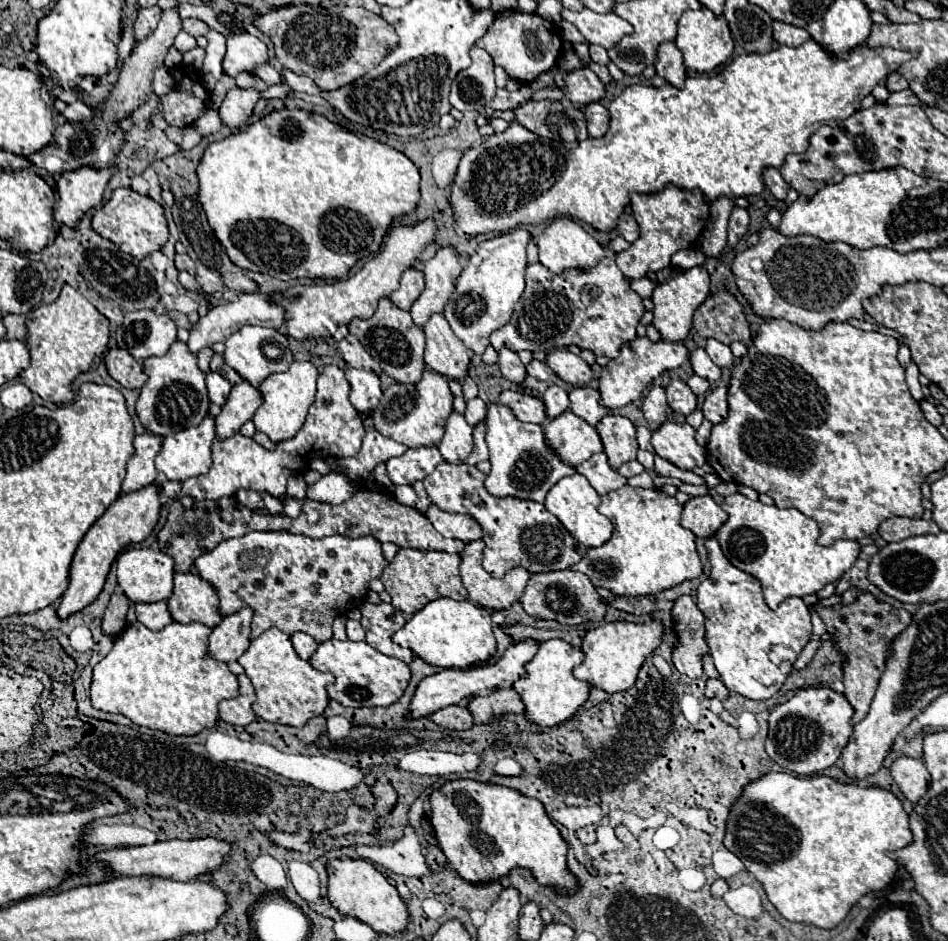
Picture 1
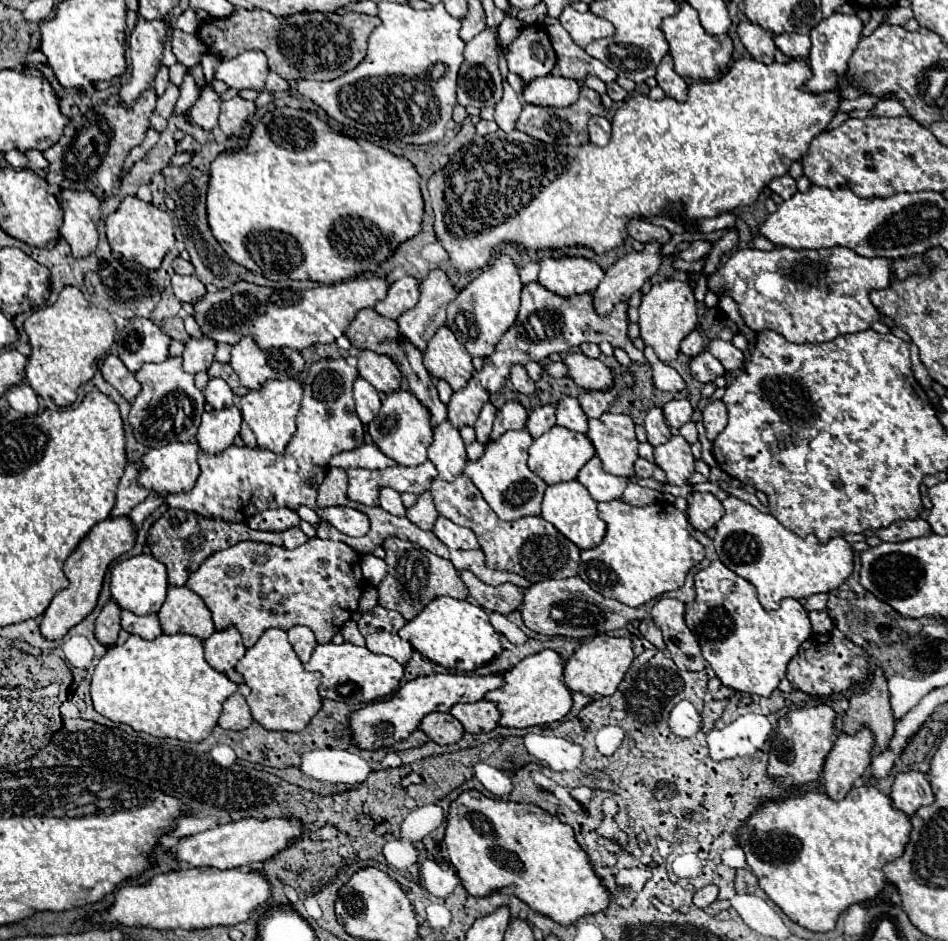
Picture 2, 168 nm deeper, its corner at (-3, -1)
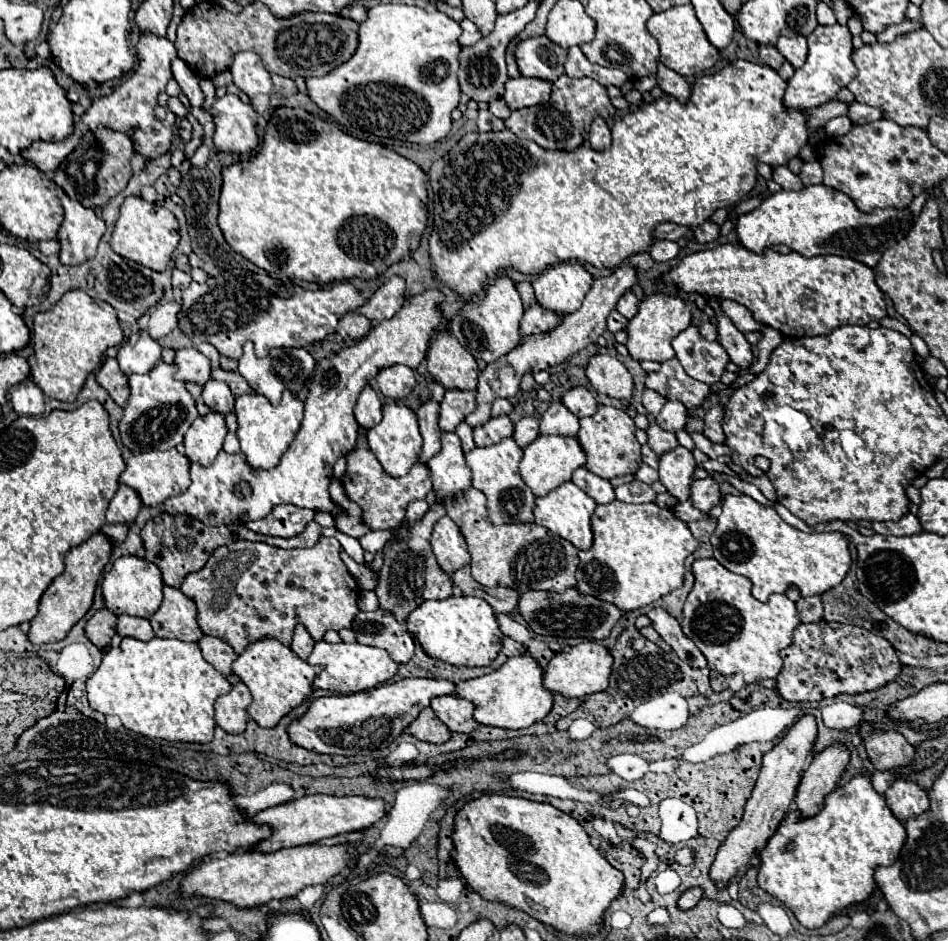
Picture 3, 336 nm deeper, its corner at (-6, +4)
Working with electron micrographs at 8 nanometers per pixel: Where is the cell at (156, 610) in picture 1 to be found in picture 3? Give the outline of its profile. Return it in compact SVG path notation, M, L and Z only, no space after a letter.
M119 615L117 633L123 635L123 637L135 637L135 639L141 639L141 641L151 641L155 637L149 619L131 617L131 615Z

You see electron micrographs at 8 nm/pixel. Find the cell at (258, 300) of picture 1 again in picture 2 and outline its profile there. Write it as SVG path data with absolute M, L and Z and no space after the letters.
M202 336L202 338L190 338L184 346L184 370L190 372L190 374L198 374L202 370L208 370L212 360L214 360L214 348L216 348L216 342L208 336Z

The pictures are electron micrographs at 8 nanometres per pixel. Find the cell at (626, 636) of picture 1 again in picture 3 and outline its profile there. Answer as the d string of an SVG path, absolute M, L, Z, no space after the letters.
M583 641L575 647L563 649L555 659L551 659L549 667L545 669L543 685L553 691L567 697L585 697L591 693L605 691L609 687L609 677L613 669L613 655L607 647L603 647L599 641Z

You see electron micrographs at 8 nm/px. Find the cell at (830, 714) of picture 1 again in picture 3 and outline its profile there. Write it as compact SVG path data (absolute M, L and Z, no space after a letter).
M803 715L789 727L785 737L763 757L761 775L751 793L751 799L745 805L745 815L741 823L729 833L725 843L719 847L717 857L713 861L711 877L717 883L717 887L727 885L739 873L741 867L749 865L757 849L767 845L767 839L775 833L781 819L793 805L801 775L815 757L815 741L817 741L817 721L813 715Z

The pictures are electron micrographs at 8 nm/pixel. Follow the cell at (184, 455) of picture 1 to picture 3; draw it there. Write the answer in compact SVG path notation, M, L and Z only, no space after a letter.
M175 447L167 449L167 451L155 449L155 451L147 451L147 453L137 453L127 461L127 469L119 477L119 483L133 487L139 493L143 505L161 505L165 499L187 491L187 487L191 485L189 465L191 465L189 457Z

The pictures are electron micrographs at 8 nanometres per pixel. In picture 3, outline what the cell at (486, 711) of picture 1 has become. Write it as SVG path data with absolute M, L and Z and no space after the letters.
M445 695L445 697L433 699L431 709L453 733L473 733L479 727L479 723L473 717L475 705L467 699Z

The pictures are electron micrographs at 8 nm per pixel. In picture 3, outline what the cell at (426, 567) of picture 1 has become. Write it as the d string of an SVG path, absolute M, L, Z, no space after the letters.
M431 503L429 511L409 529L407 537L401 541L389 541L383 549L383 567L379 571L379 585L375 589L379 607L393 611L401 623L405 623L407 615L417 609L421 603L429 599L447 599L453 597L453 581L449 573L437 563L437 557L431 549L431 531L435 522L445 515L445 507L441 503Z

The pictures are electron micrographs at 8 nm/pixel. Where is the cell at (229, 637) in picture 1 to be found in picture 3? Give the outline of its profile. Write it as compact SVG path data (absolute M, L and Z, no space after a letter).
M209 635L199 639L199 647L201 647L205 661L211 663L221 675L229 677L231 663L237 659L237 653L233 651L233 647L221 637L209 637Z

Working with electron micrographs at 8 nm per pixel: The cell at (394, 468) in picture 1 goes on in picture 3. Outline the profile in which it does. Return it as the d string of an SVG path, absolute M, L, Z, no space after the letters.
M355 449L351 453L351 459L347 459L347 473L343 477L343 487L361 509L363 509L363 521L371 529L389 529L401 523L405 517L405 509L409 501L413 499L425 499L427 493L433 489L429 469L425 463L415 463L405 477L391 477L385 473L377 457L369 449Z

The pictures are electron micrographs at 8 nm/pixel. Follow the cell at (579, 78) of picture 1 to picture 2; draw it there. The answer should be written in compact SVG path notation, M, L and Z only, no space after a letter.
M550 74L550 76L542 76L524 84L520 98L524 104L560 108L560 106L568 106L576 102L580 88L582 88L582 82Z

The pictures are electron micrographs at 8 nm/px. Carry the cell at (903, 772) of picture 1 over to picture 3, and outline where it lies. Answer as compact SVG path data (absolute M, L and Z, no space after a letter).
M895 779L893 787L885 791L885 799L889 809L901 821L921 815L929 807L927 791L919 783L907 781L907 779Z

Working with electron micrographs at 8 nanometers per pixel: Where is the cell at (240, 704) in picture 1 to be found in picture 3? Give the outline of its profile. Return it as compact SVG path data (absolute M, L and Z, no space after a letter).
M237 683L231 693L221 695L215 701L215 723L227 733L243 733L247 729L247 707L251 705L251 693L245 683Z

